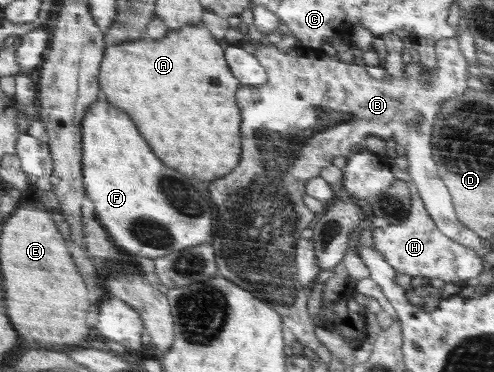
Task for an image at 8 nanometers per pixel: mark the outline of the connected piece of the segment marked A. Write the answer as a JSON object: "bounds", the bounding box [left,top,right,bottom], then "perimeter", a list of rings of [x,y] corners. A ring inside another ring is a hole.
{"bounds":[100,24,242,180],"perimeter":[[[203,24],[186,26],[180,30],[171,30],[169,35],[163,39],[146,39],[144,37],[137,41],[120,42],[118,45],[113,44],[108,47],[106,58],[103,60],[100,79],[103,96],[112,104],[124,108],[126,112],[130,112],[130,116],[134,116],[134,120],[136,120],[138,128],[142,128],[142,134],[146,136],[146,140],[150,140],[150,144],[154,144],[154,150],[158,152],[158,156],[162,156],[162,160],[166,160],[166,164],[170,164],[172,168],[178,168],[182,174],[196,176],[200,180],[218,180],[218,178],[228,176],[234,170],[234,166],[238,164],[238,160],[240,160],[240,108],[236,106],[234,92],[242,84],[234,76],[233,69],[227,59],[227,44],[218,40],[218,37],[208,27]]]}

